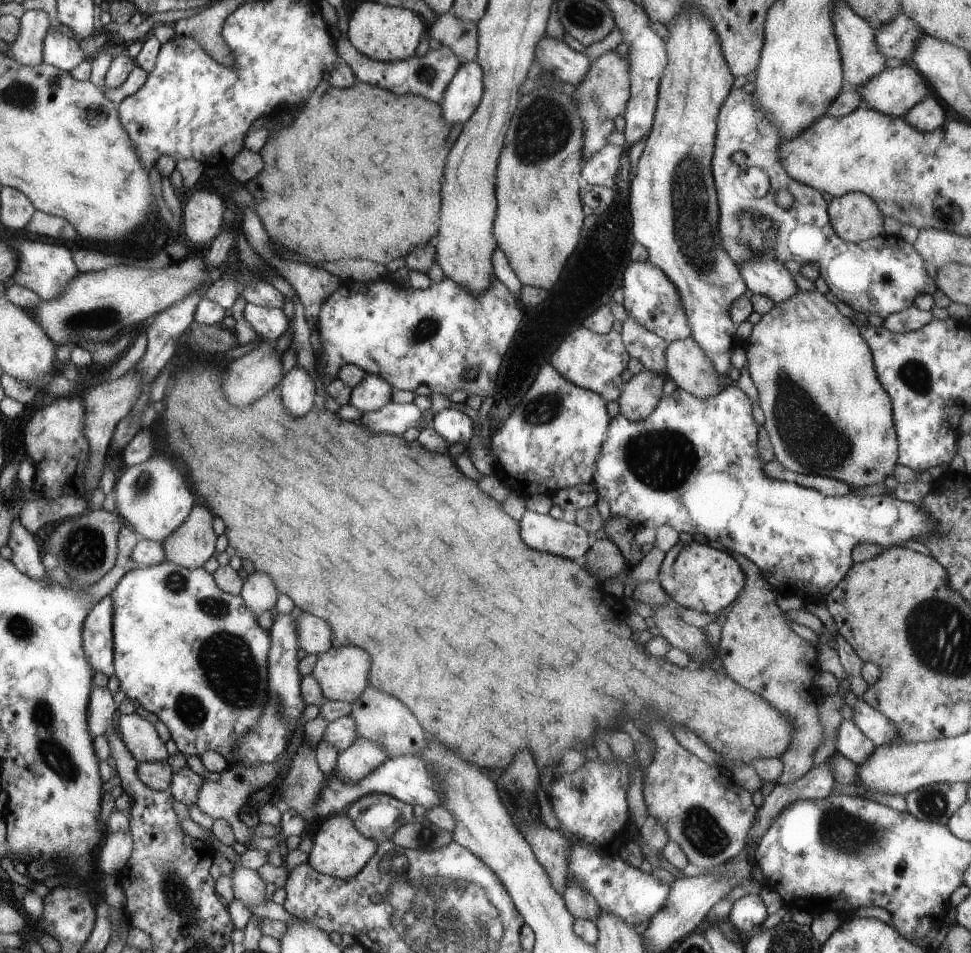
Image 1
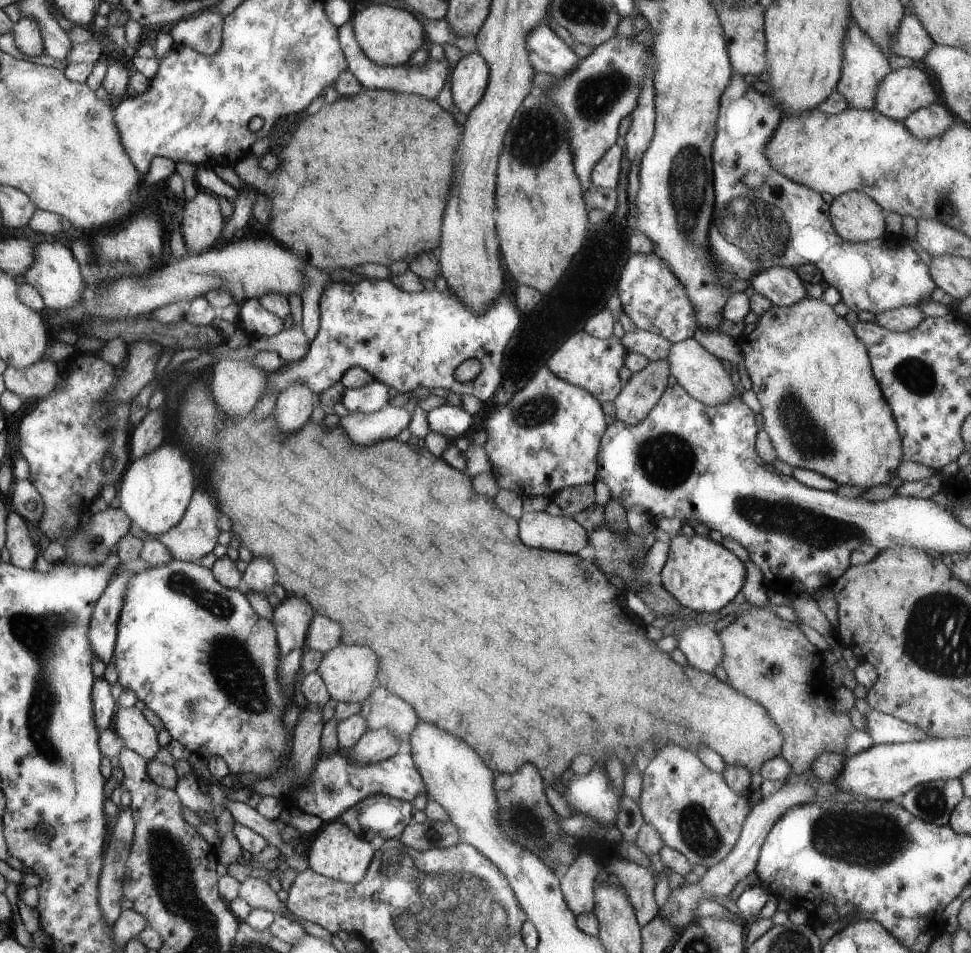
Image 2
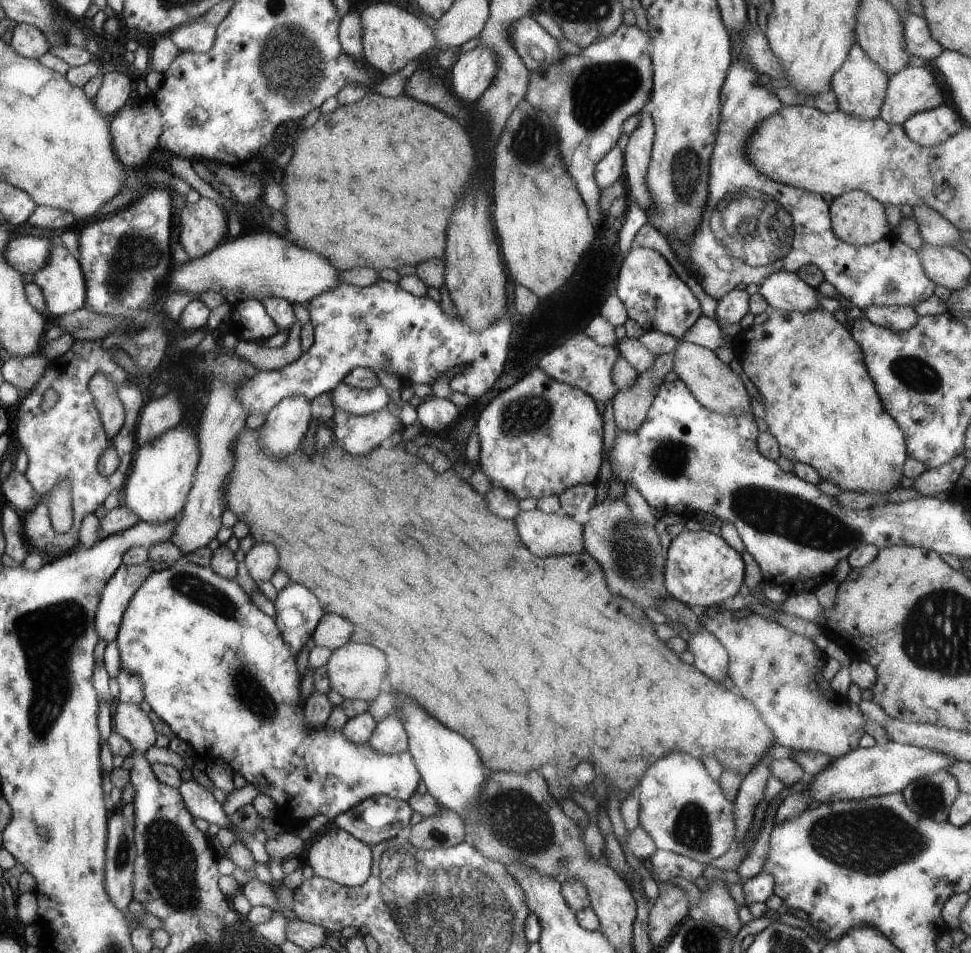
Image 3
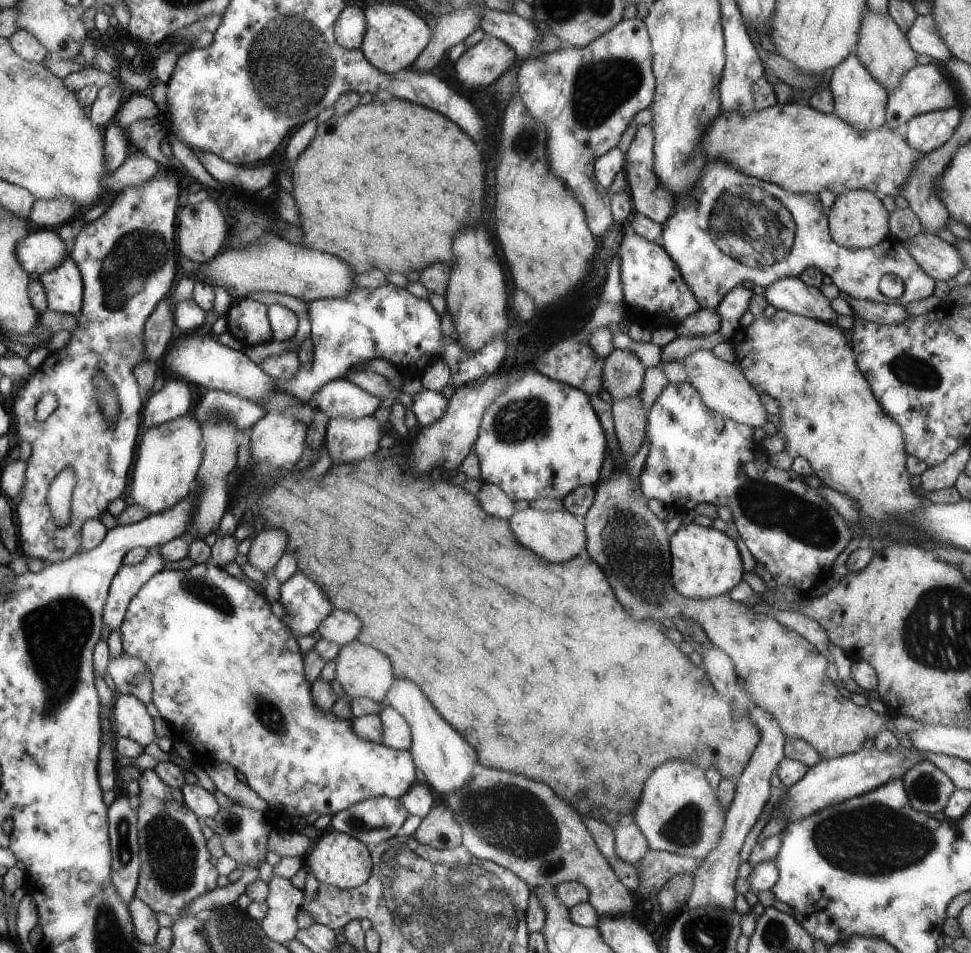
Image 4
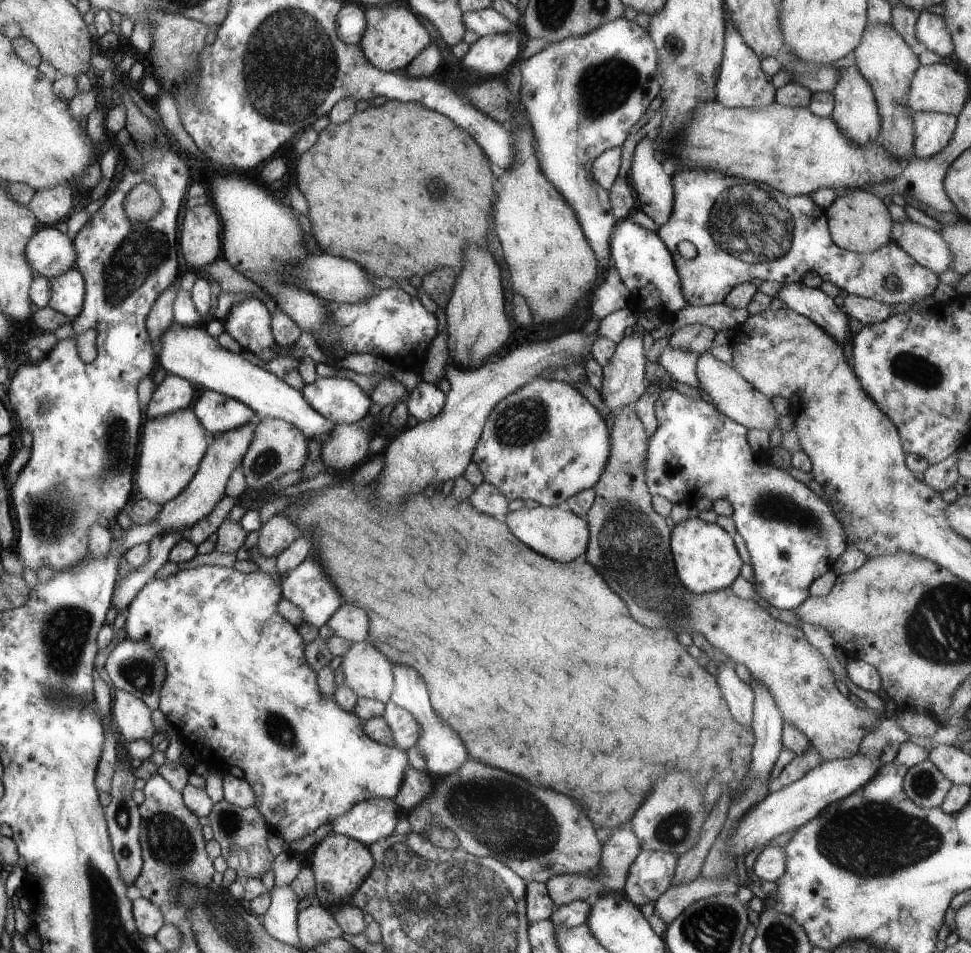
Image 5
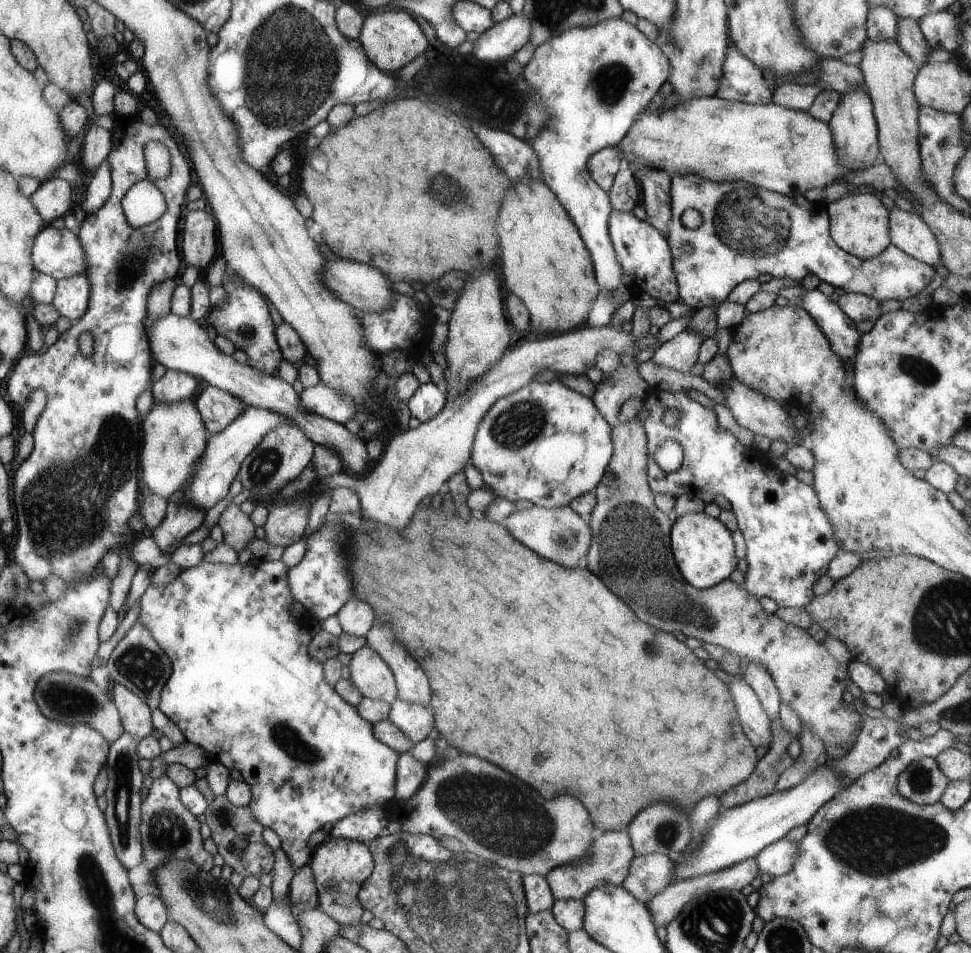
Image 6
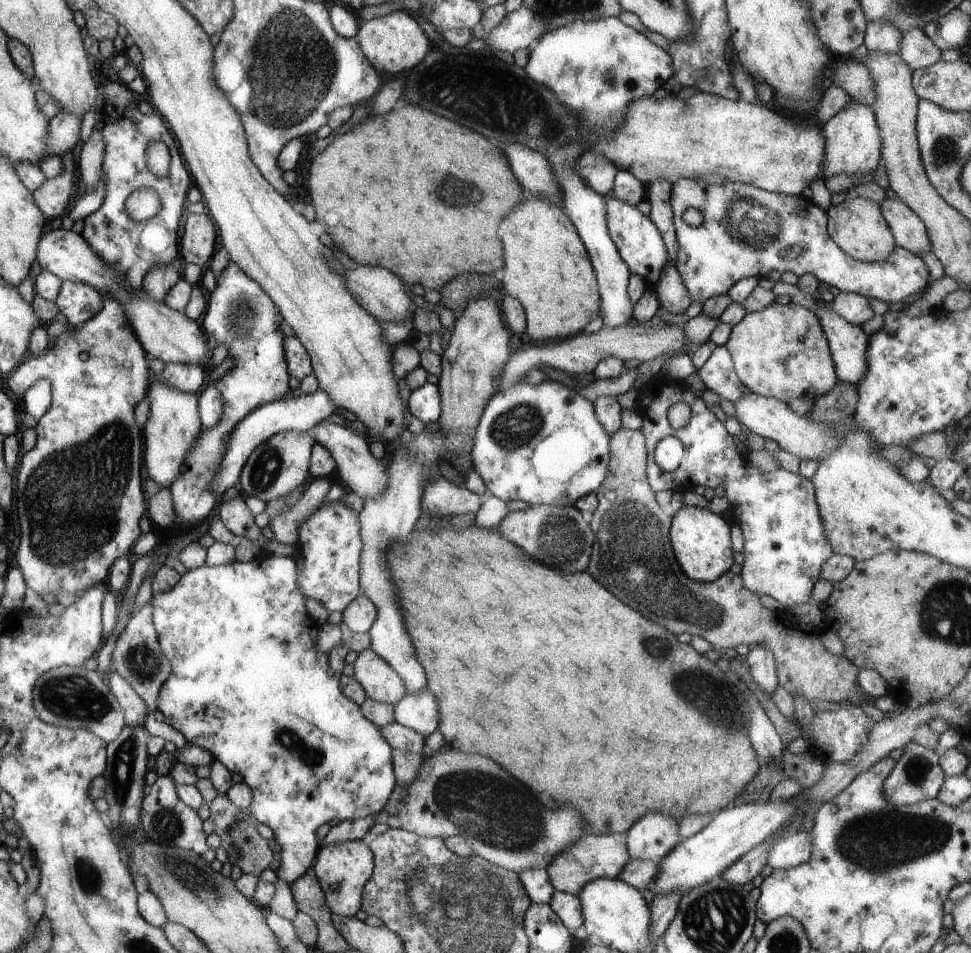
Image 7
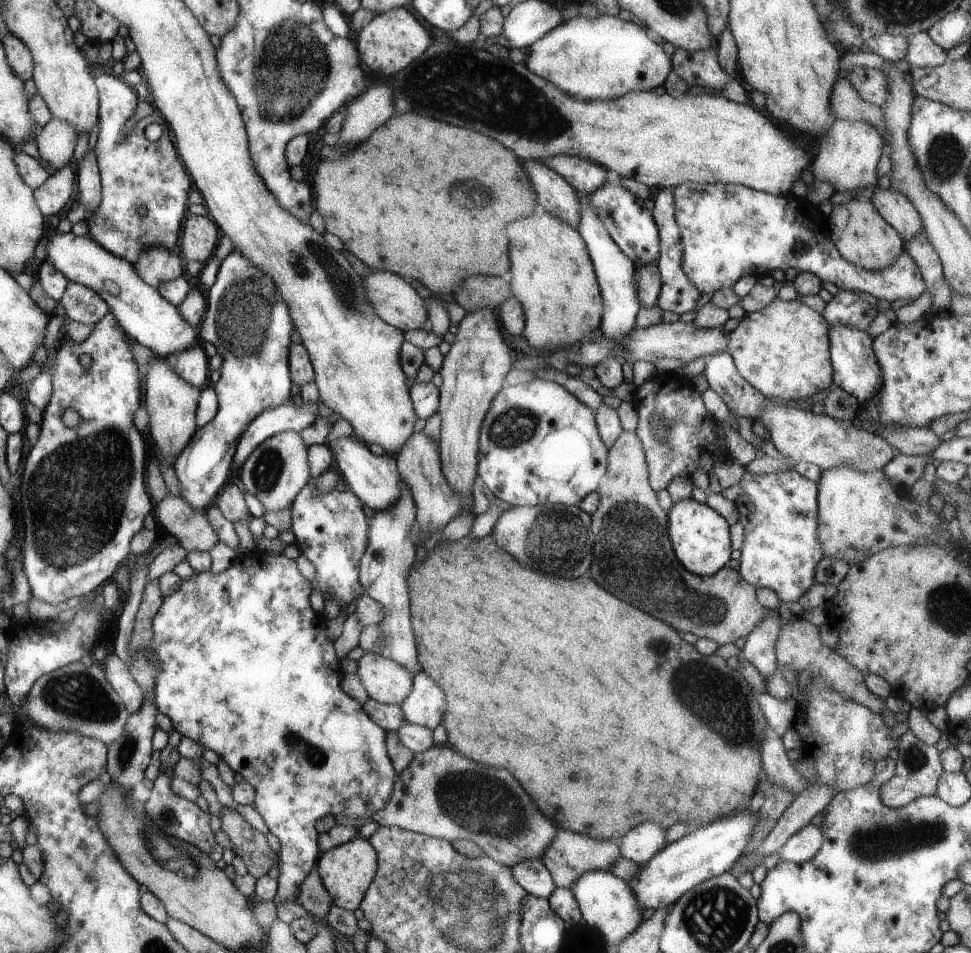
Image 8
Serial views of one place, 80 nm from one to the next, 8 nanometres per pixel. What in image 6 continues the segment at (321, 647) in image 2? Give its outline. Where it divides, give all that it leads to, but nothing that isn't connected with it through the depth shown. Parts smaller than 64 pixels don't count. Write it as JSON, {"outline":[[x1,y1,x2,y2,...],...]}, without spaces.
{"outline":[[354,598,336,614,338,622,344,634,350,634,356,638,366,638,370,628,374,626,374,610,370,604,366,604,362,598]]}

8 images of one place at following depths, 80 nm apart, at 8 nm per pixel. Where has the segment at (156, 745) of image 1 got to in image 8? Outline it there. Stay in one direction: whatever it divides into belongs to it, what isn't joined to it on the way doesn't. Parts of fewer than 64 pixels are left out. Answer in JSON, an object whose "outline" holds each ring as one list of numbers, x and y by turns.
{"outline":[[112,653,98,663,102,665,108,682,126,705,129,714,140,710,145,700,145,693,121,657]]}

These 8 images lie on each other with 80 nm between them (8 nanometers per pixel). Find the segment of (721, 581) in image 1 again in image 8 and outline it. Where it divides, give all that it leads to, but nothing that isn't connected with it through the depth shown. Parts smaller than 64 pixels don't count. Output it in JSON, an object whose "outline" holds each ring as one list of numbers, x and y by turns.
{"outline":[[690,497,675,502,667,511,667,517,667,533,682,567,692,574,712,576,723,566,728,566,730,554,733,551,730,525,718,512,706,503,700,503]]}

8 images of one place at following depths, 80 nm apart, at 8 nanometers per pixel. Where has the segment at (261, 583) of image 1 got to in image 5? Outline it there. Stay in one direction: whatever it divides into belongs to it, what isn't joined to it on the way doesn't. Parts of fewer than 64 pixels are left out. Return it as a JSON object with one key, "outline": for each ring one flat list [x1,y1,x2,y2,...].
{"outline":[[284,513,273,515,258,531,258,548,267,557,277,557,300,536,300,528]]}

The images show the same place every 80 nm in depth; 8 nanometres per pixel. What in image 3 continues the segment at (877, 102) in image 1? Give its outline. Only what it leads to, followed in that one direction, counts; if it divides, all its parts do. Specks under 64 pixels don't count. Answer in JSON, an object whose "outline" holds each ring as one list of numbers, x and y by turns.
{"outline":[[910,65,889,78,885,101,880,109,880,117,888,124,902,127,911,116,938,108,944,102,946,102,946,98,944,98,944,92,938,84,934,72,924,65,921,67]]}

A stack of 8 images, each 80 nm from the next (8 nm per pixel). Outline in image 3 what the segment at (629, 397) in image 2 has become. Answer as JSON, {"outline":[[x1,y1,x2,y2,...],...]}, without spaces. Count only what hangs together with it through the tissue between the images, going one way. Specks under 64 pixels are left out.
{"outline":[[674,352,656,357,654,364,638,377,625,391,618,391,612,398,613,415,620,431,635,433,644,424,648,409,657,396,657,388,668,371,673,370]]}

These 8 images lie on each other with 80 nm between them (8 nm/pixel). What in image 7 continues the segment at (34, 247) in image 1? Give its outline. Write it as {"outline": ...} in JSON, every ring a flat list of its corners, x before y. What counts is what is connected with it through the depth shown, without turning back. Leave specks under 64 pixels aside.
{"outline":[[63,281,54,302,68,323,80,326,102,310,103,296,88,283]]}

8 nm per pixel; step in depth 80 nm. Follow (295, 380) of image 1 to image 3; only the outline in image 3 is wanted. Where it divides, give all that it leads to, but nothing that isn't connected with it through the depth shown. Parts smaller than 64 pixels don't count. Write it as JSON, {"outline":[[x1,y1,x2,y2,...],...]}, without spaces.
{"outline":[[286,397,266,415,258,436,264,452,272,458,286,458,298,450,312,421,312,404,302,397]]}

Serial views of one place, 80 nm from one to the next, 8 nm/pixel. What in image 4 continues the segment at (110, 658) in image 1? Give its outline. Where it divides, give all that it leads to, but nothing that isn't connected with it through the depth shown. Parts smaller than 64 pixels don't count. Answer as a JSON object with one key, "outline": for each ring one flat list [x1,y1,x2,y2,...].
{"outline":[[160,546,152,547,141,563,123,564,118,569,105,602,105,623,110,627,111,632,120,628,124,622,129,604,137,592,164,568,165,560,160,554,160,549]]}

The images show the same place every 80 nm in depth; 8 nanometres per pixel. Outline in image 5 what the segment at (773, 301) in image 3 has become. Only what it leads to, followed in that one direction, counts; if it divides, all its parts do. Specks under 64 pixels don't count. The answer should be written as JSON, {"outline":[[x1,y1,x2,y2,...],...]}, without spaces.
{"outline":[[802,282,784,283,784,287,775,298,782,300,794,312,814,321,814,324,823,328,843,347,846,342,852,340,849,316,820,288,813,289]]}

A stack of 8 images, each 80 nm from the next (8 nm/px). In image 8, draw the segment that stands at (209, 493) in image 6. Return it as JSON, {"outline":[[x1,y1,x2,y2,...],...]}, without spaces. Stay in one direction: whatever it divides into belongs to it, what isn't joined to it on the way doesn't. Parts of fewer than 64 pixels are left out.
{"outline":[[291,398,290,400,286,401,285,403,282,403,280,406,277,406,275,409,266,409,264,412,261,412,260,415,258,415,254,420,249,424,249,427,245,430,245,434,241,436,241,439,238,441,237,444,237,452,236,455,233,456,233,464,232,464,232,478,235,478,238,471,240,471,241,464,245,462,246,459,250,456,252,451,264,442,264,440,269,439,271,436,277,435,278,433,284,432,284,431,296,431,297,433,300,433,304,428,310,427,312,422,315,422,316,418,316,411,318,408,318,403,320,400,317,401,317,404,306,404,303,402,302,407,298,408,295,406,295,404,292,402]]}

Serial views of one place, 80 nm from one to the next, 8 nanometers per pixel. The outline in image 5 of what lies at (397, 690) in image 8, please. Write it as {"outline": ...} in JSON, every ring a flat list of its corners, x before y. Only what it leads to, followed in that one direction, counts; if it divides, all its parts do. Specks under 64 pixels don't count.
{"outline":[[370,641,354,643,342,656,345,683,358,697,389,703,396,688,393,664]]}

